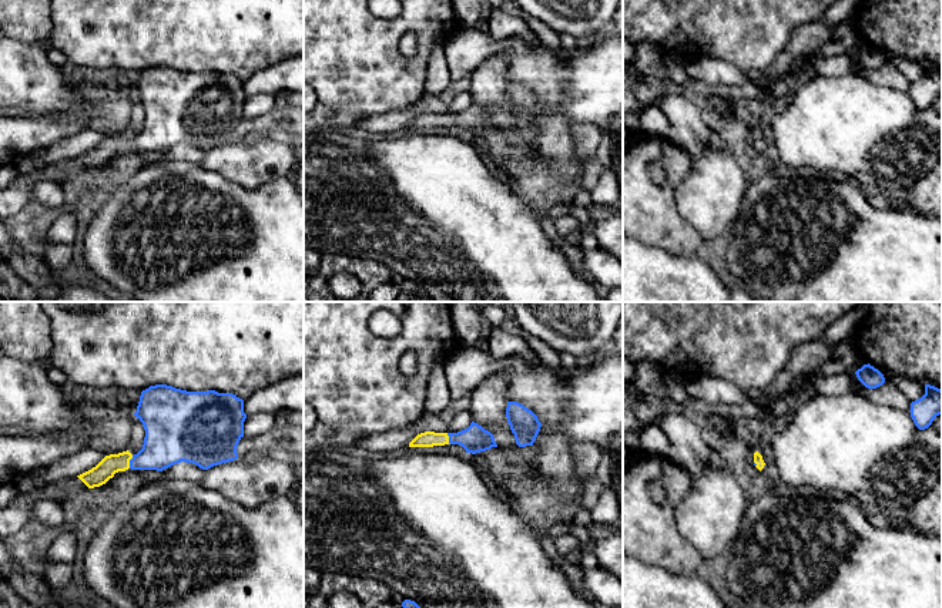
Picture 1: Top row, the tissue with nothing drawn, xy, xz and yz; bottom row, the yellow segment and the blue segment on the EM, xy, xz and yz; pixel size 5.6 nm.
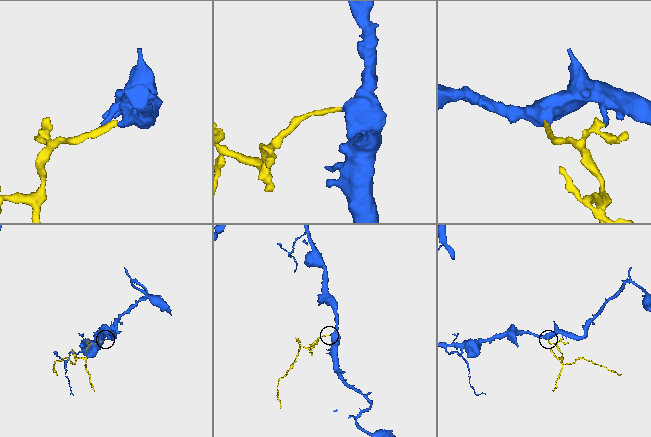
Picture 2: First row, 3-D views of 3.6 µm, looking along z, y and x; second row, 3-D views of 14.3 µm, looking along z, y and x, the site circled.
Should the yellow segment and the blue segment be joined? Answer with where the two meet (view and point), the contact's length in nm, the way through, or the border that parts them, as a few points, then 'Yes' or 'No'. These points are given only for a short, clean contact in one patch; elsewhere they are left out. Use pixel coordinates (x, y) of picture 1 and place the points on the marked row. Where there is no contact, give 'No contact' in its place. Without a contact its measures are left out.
Touches yellow at xy (128, 462). Shared border 80 nm. Path across: xy (110, 464), (128, 462), (151, 457), (167, 442). Yes

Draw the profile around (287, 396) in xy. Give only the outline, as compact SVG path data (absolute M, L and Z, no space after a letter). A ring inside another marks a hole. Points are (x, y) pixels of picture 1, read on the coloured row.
M304 376L288 377L255 392L244 400L244 413L247 416L259 412L274 416L282 412L304 412Z

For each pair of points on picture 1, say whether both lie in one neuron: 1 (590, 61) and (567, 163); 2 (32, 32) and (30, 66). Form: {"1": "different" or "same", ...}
{"1": "same", "2": "different"}

